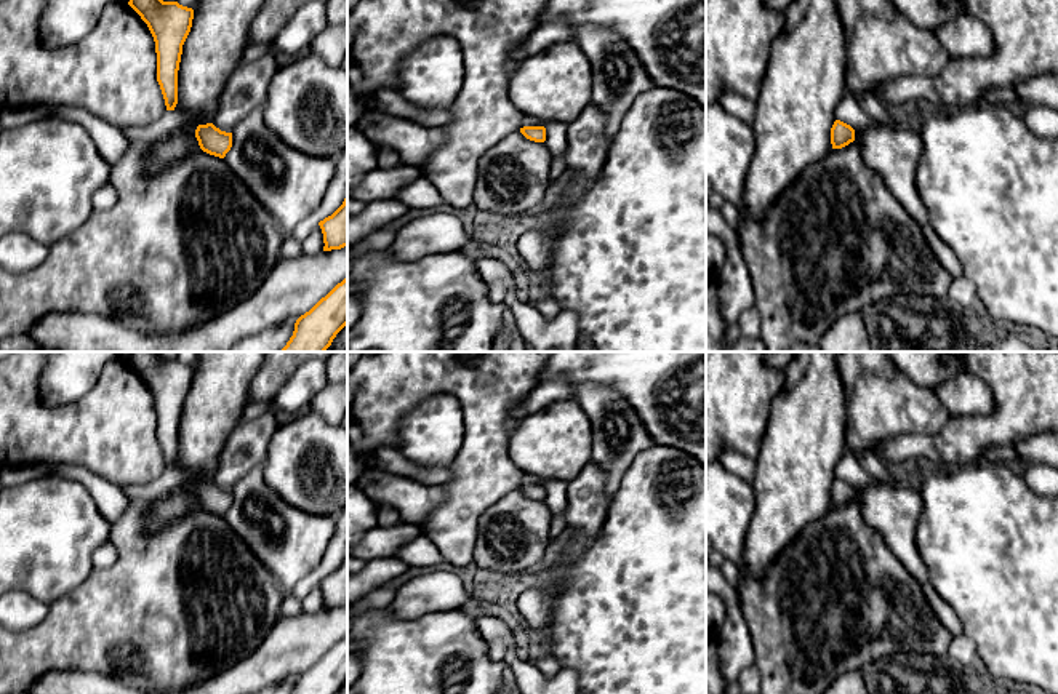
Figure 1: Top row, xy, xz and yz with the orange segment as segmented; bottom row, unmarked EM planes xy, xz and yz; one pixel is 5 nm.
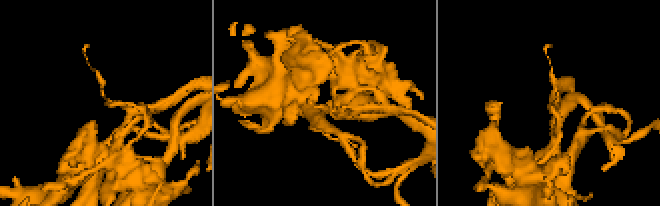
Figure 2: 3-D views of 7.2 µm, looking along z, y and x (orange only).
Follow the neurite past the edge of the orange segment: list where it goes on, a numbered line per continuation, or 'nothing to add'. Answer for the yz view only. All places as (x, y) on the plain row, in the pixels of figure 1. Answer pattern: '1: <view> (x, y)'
nothing to add

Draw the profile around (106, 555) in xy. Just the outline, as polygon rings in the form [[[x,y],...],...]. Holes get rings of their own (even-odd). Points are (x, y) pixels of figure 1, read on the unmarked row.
[[[109,540],[98,547],[93,553],[93,569],[107,569],[117,561],[117,550],[114,544]]]

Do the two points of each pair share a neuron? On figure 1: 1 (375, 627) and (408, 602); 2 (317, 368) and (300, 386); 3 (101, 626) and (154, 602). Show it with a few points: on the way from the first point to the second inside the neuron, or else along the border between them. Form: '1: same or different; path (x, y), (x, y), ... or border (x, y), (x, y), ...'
1: different; border (386, 606), (400, 619), (416, 619), (429, 614)
2: same; path (312, 373), (304, 381)
3: same; path (114, 613), (125, 602), (141, 602)

